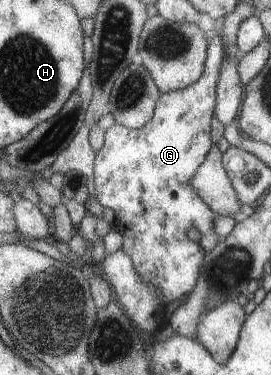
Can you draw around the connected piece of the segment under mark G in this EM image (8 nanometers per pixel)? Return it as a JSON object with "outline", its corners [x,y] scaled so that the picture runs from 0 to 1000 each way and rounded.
{"outline":[[[812,77],[771,93],[768,104],[756,187],[745,189],[745,200],[697,232],[598,248],[572,275],[557,320],[542,320],[520,341],[472,344],[432,328],[402,336],[387,347],[380,387],[351,408],[343,432],[332,499],[347,528],[380,555],[417,560],[421,603],[443,616],[450,635],[446,667],[483,691],[513,741],[535,757],[579,768],[605,813],[631,811],[716,768],[720,747],[731,747],[734,709],[749,701],[756,677],[812,640],[786,619],[779,597],[793,565],[764,555],[697,491],[697,480],[720,469],[720,456],[760,424],[764,400],[786,384],[771,379],[771,325],[786,309],[808,187],[830,160]]]}

